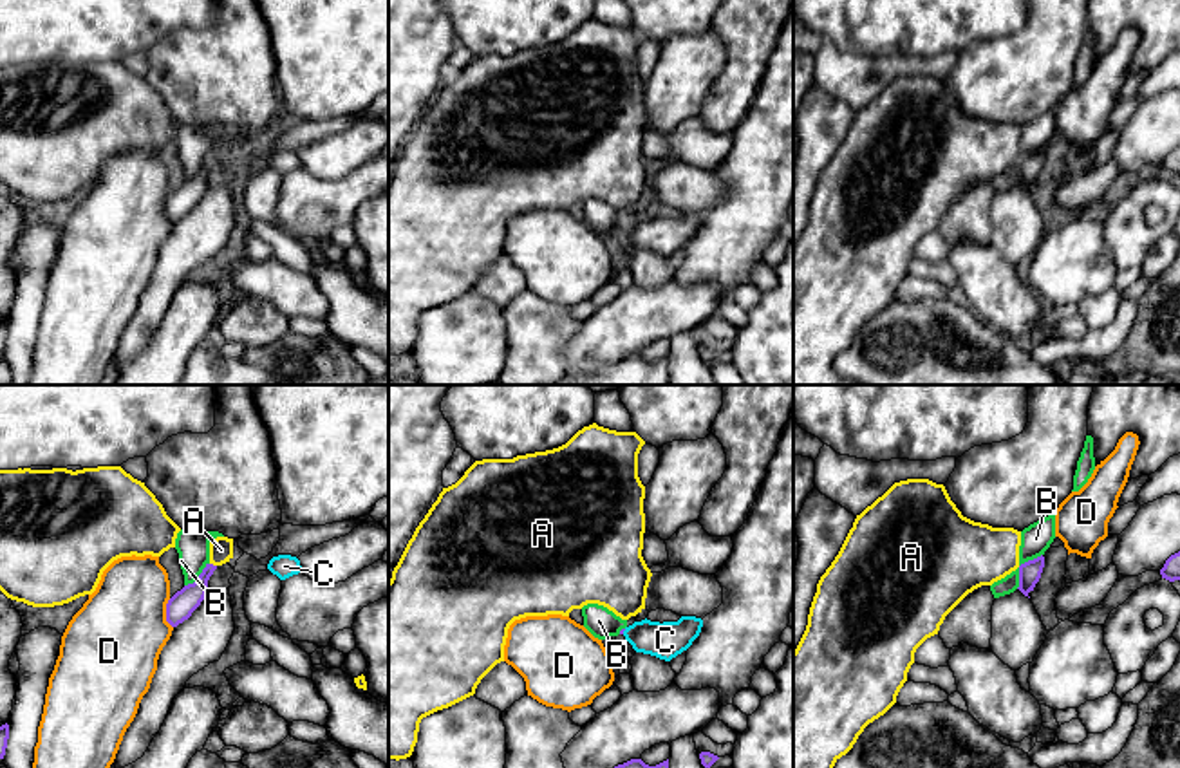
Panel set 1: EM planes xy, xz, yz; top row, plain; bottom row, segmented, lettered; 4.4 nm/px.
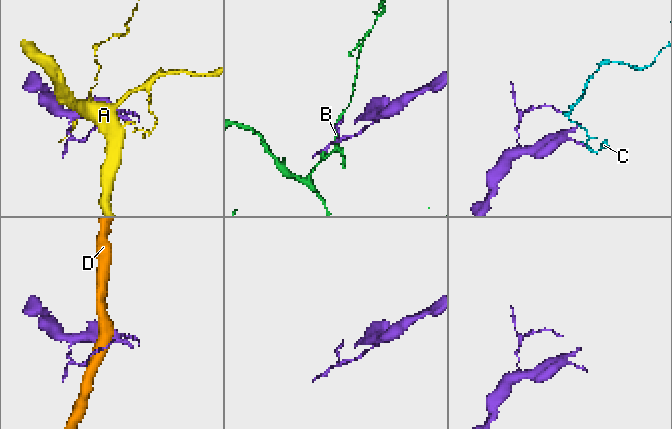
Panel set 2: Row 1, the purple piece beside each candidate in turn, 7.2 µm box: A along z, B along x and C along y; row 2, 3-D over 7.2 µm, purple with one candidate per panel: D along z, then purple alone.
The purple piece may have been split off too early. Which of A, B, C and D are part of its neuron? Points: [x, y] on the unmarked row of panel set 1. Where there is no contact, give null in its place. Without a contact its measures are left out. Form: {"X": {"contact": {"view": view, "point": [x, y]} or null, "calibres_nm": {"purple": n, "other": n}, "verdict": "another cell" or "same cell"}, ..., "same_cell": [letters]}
{"A": {"contact": {"view": "xy", "point": [212, 159]}, "calibres_nm": {"purple": 120, "other": 110}, "verdict": "another cell"}, "B": {"contact": {"view": "yz", "point": [1020, 161]}, "calibres_nm": {"purple": 100, "other": 140}, "verdict": "another cell"}, "C": {"contact": {"view": "xz", "point": [624, 224]}, "calibres_nm": {"purple": 20, "other": 160}, "verdict": "same cell"}, "D": {"contact": {"view": "xy", "point": [167, 208]}, "calibres_nm": {"purple": 120, "other": 400}, "verdict": "another cell"}, "same_cell": ["C"]}

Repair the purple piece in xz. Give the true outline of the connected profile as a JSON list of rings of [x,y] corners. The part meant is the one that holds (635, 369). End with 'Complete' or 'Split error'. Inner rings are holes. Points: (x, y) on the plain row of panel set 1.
[[[631,354],[598,372],[566,374],[551,385],[669,385],[669,354],[656,361]]]. Complete

